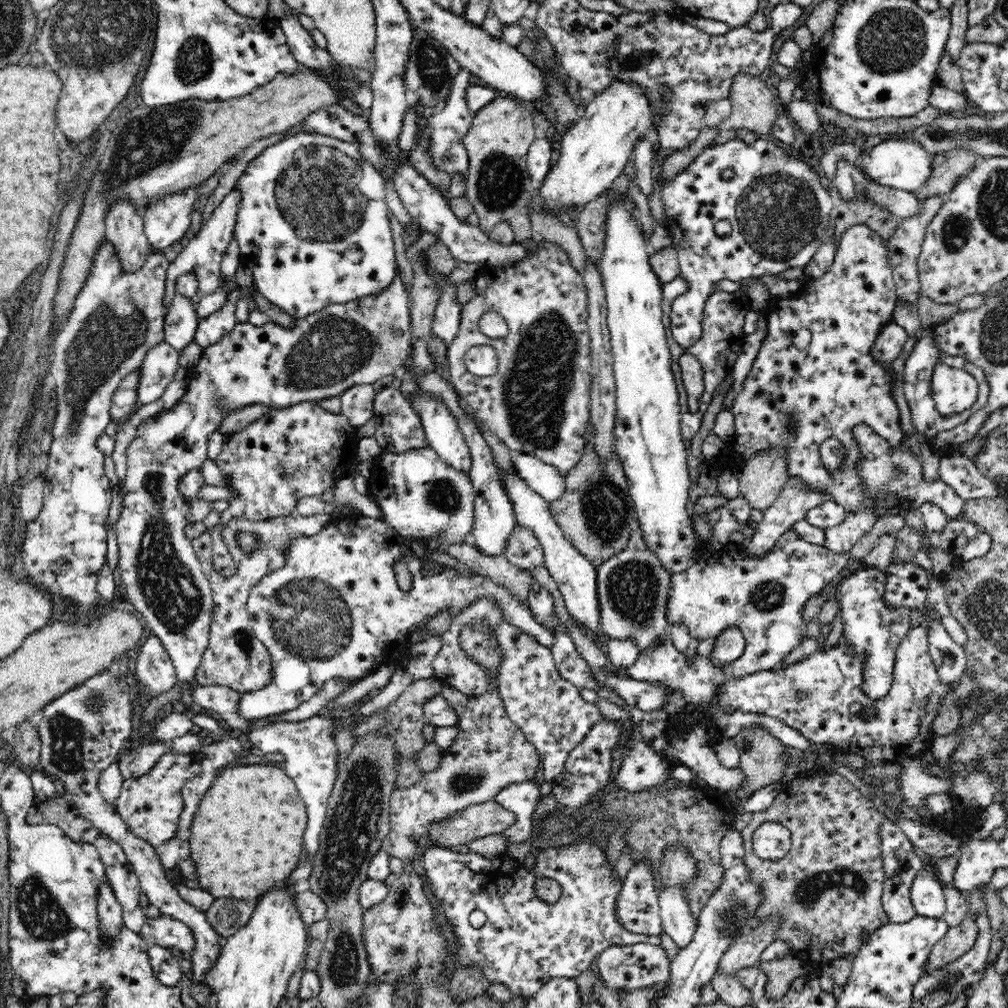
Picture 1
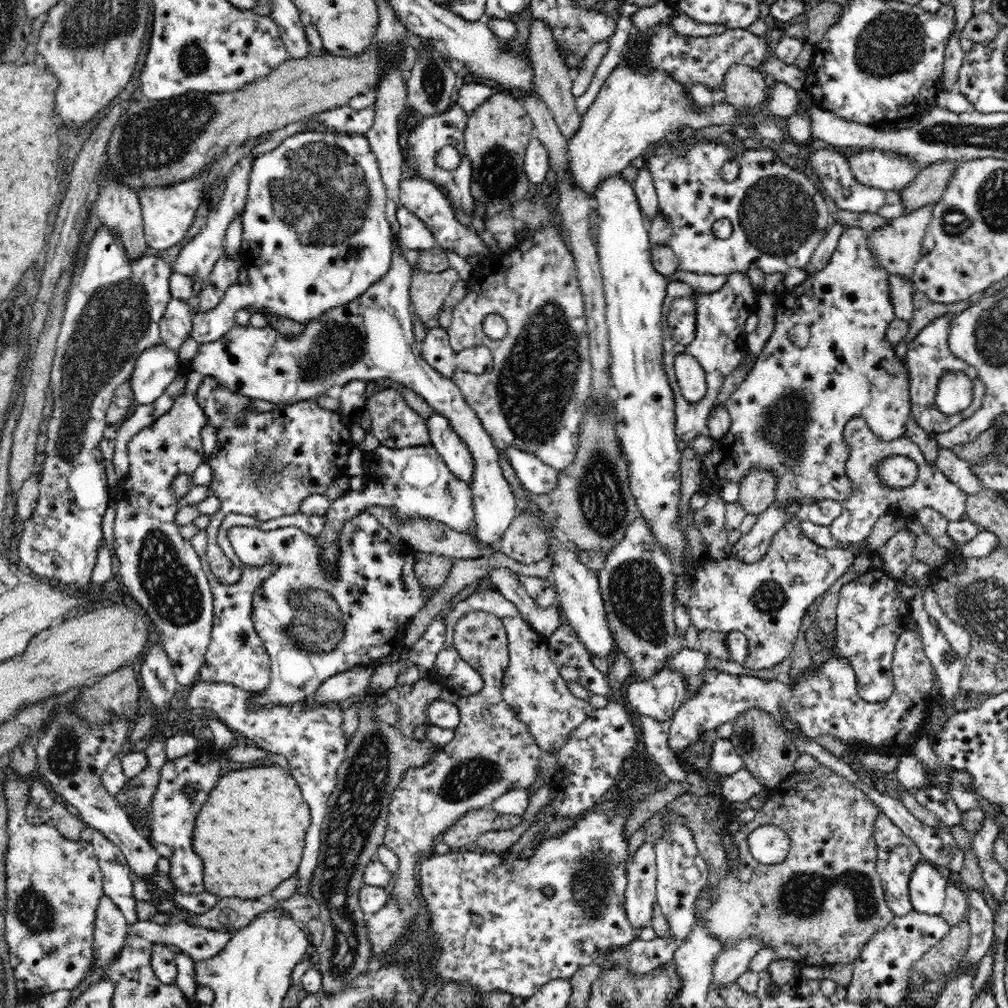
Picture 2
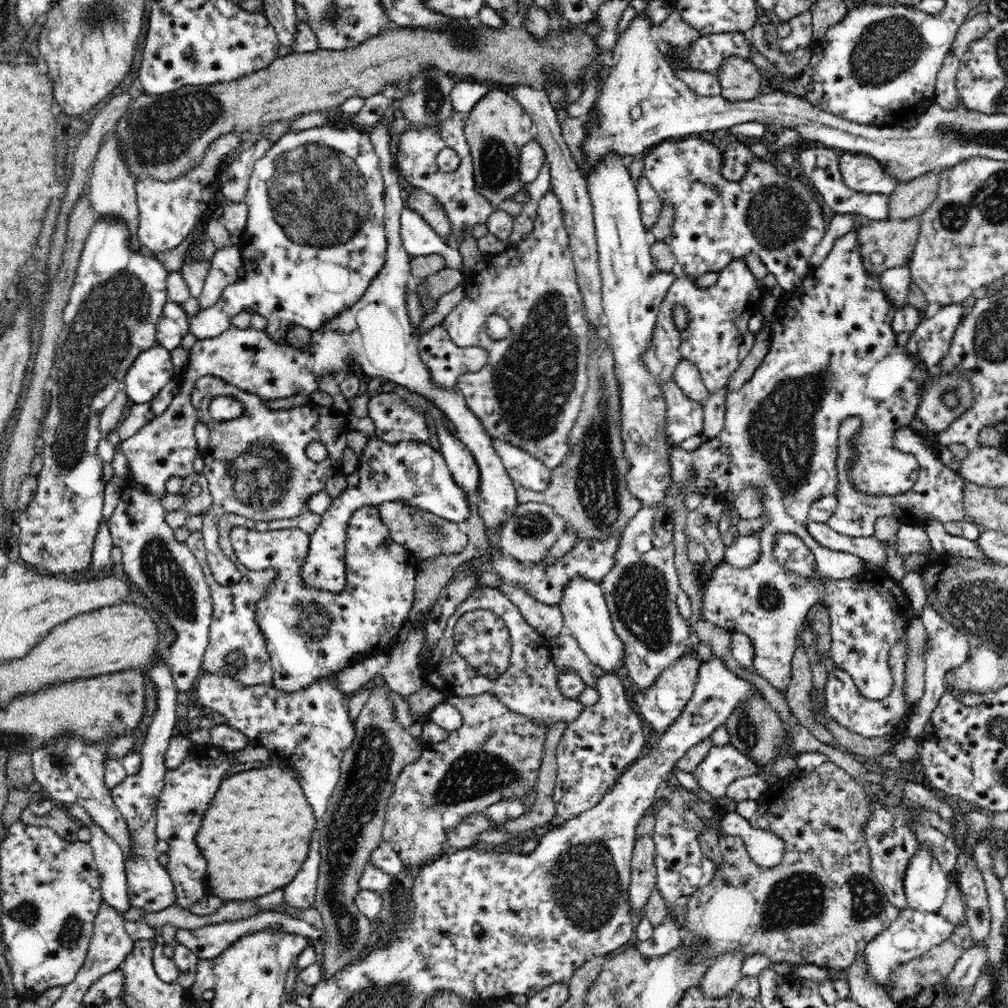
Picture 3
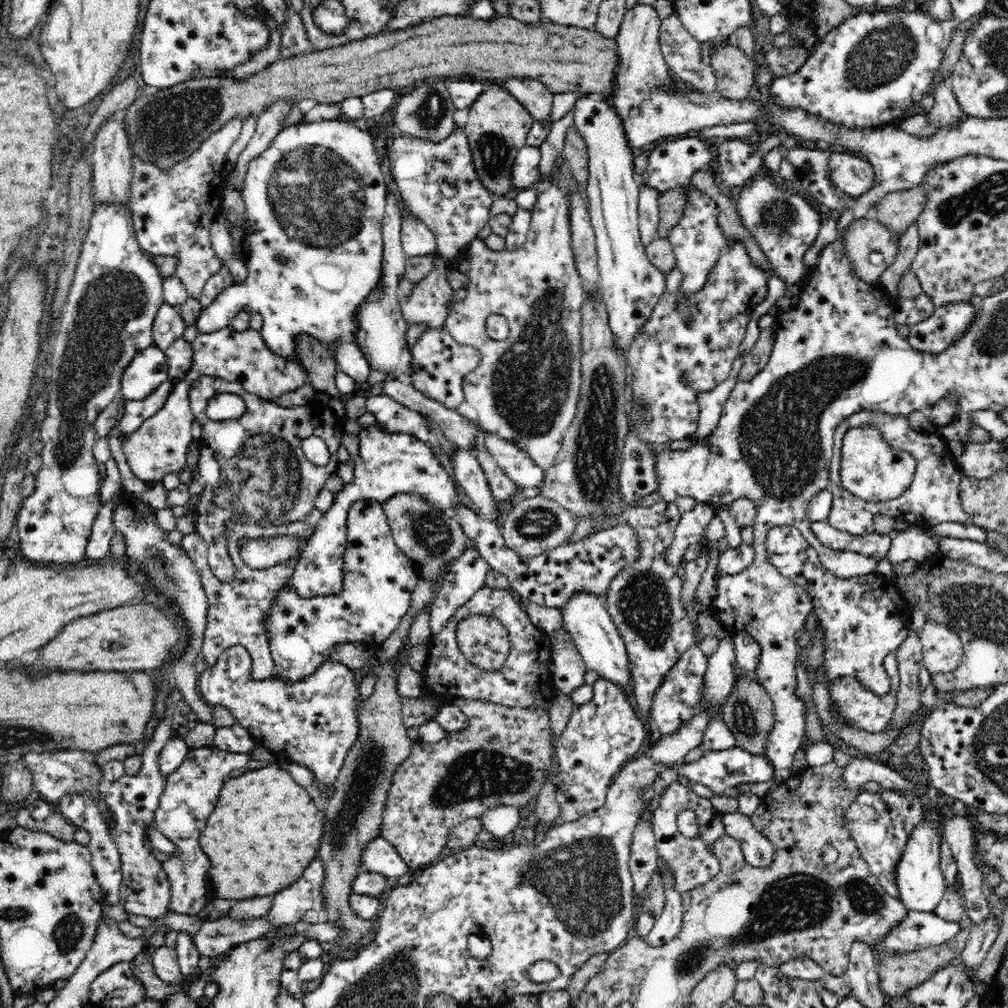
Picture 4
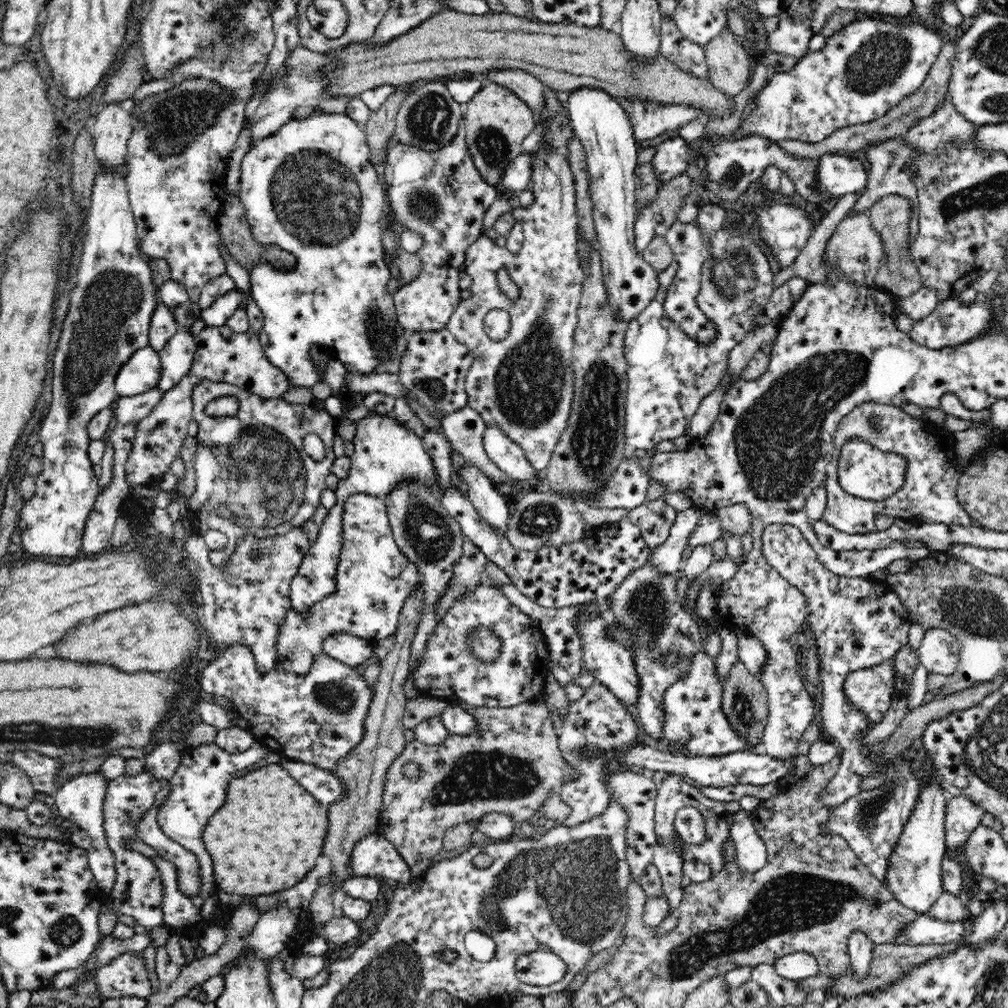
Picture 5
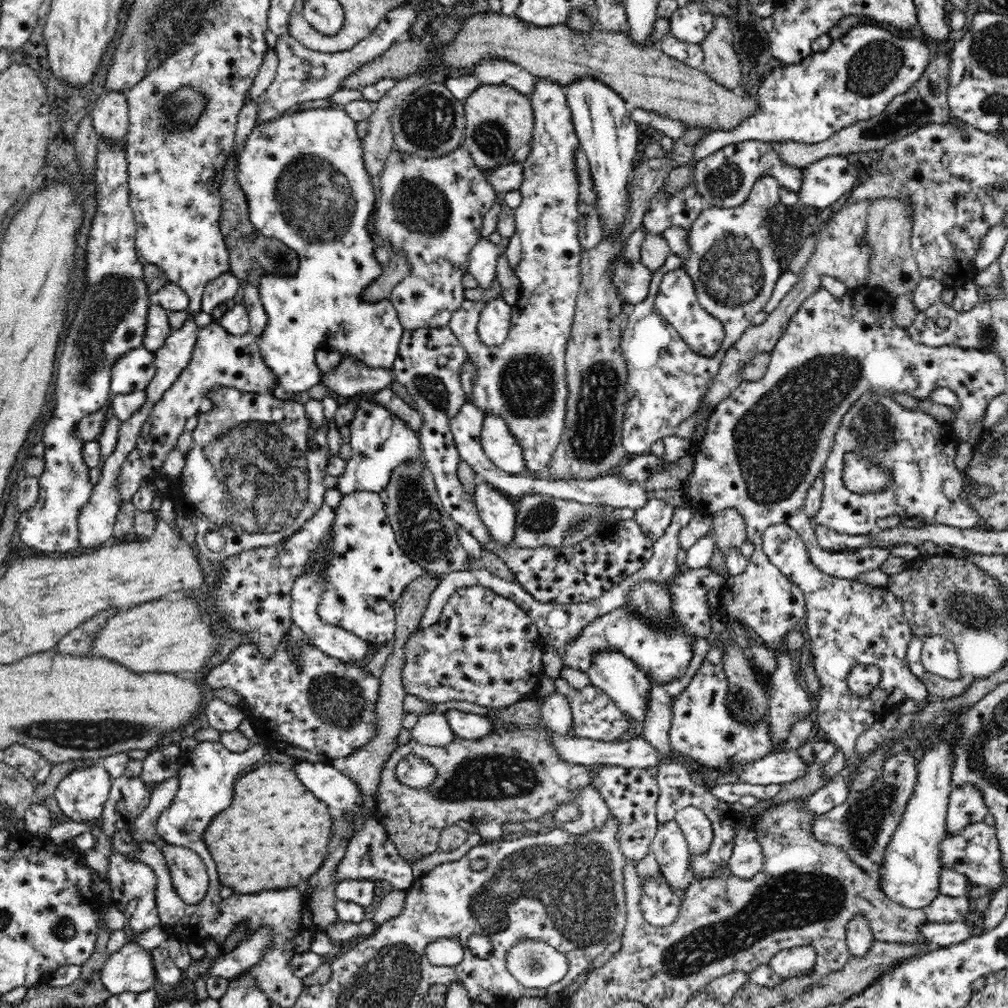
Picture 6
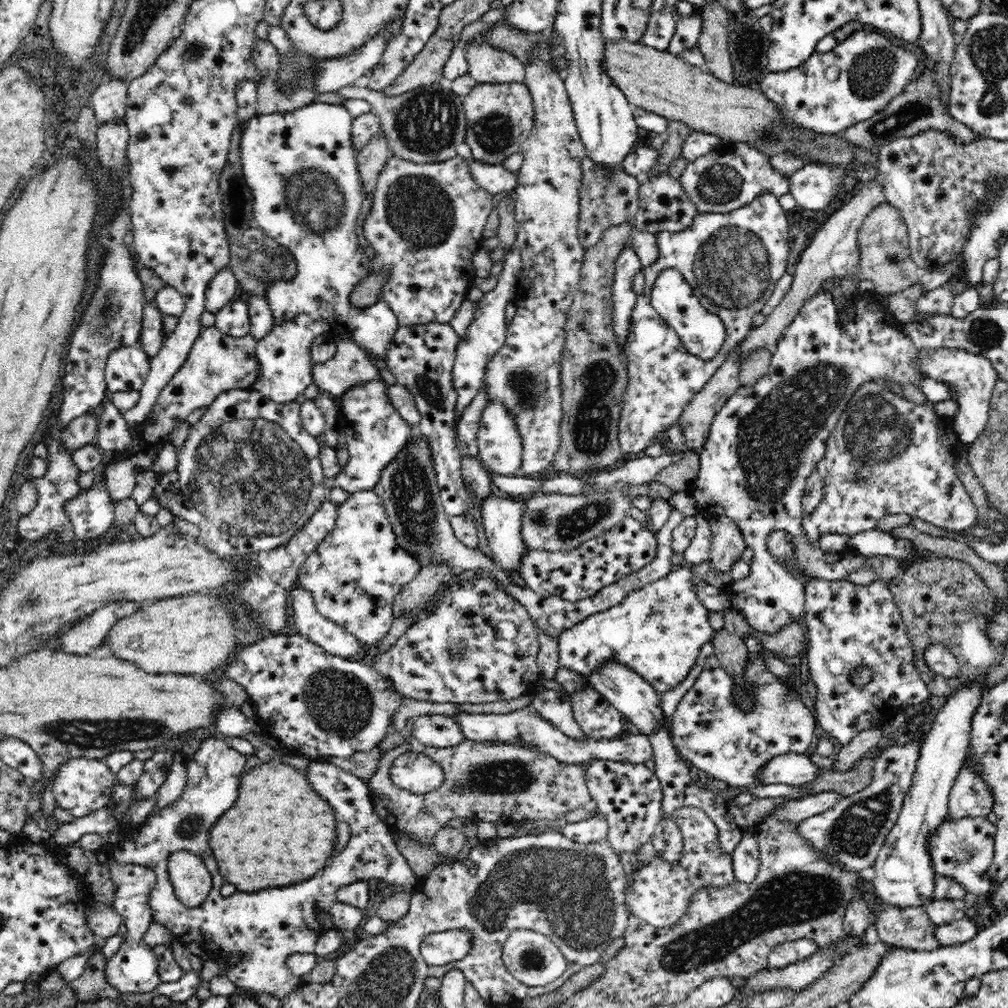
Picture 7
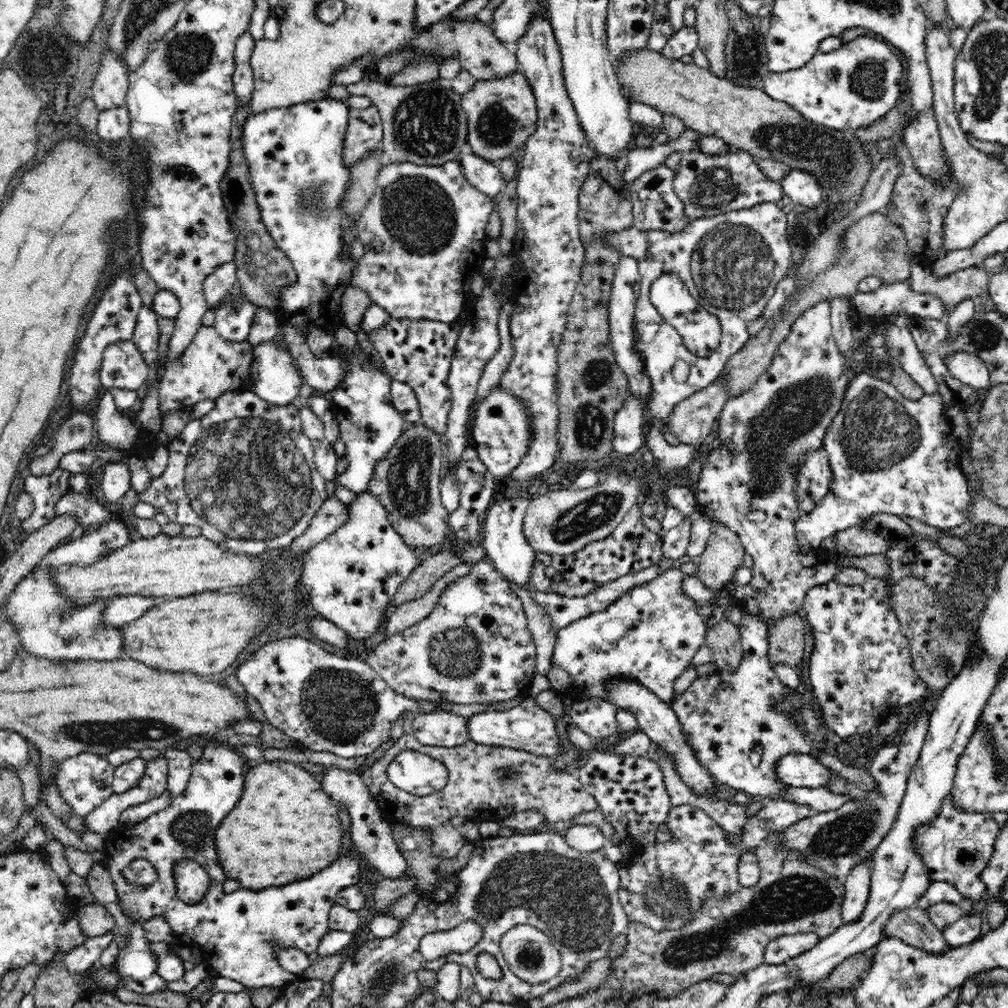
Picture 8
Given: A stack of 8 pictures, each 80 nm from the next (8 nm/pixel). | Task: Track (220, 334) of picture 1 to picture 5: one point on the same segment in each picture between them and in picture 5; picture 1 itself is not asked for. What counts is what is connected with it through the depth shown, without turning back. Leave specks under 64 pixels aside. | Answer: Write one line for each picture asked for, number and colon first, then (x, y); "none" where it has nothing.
2: (315, 236)
3: (314, 241)
4: (315, 199)
5: (310, 187)

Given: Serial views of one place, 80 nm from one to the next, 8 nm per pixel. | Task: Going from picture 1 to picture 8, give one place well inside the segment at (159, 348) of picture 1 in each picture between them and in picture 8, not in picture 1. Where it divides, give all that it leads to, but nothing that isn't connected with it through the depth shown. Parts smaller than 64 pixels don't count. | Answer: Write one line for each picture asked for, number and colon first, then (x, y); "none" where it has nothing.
2: (156, 368)
3: (151, 371)
4: (147, 370)
5: (139, 373)
6: (132, 372)
7: (127, 367)
8: (123, 366)

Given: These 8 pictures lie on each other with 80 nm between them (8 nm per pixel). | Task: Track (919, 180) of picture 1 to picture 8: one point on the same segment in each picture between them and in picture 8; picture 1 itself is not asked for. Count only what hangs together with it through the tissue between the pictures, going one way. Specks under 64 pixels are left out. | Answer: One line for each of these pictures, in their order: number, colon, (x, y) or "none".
2: (877, 170)
3: (860, 172)
4: (853, 175)
5: (837, 175)
6: (822, 182)
7: (813, 186)
8: (801, 187)

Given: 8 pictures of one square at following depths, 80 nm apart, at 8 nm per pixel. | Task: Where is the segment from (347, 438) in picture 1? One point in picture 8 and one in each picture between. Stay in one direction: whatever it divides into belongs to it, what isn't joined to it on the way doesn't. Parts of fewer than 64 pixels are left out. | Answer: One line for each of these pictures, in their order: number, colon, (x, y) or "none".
2: (265, 468)
3: (256, 465)
4: (253, 469)
5: (252, 475)
6: (251, 475)
7: (249, 476)
8: (245, 474)

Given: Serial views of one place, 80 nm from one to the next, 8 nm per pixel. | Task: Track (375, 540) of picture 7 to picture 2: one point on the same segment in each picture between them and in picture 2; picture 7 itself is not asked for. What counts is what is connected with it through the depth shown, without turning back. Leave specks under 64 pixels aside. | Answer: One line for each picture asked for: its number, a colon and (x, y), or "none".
2: (313, 627)
3: (308, 632)
4: (377, 581)
5: (373, 576)
6: (367, 573)

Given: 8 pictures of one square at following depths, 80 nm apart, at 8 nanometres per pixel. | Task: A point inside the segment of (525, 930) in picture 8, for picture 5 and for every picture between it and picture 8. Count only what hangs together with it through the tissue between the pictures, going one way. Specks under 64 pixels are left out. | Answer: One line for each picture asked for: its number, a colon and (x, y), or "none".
5: (540, 968)
6: (535, 964)
7: (530, 957)

